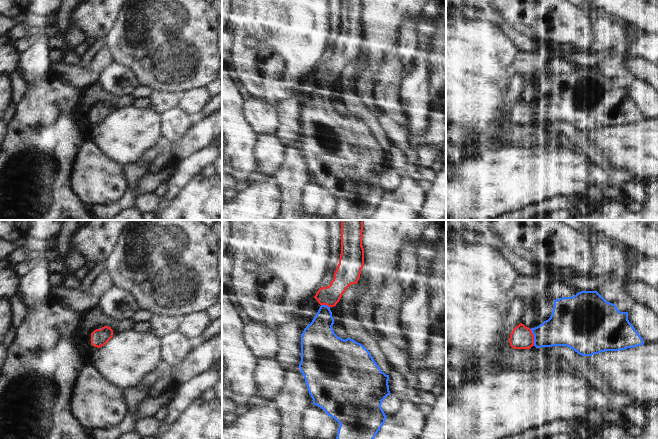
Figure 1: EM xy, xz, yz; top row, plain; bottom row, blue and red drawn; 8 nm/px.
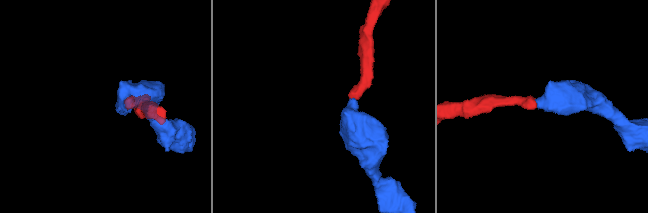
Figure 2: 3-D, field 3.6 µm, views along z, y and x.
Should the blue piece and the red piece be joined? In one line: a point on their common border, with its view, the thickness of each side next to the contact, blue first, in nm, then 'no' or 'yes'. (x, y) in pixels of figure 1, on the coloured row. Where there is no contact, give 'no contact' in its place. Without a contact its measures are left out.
meets blue in yz at (534, 337); 280 nm thick on the blue side, 180 nm on the other; yes

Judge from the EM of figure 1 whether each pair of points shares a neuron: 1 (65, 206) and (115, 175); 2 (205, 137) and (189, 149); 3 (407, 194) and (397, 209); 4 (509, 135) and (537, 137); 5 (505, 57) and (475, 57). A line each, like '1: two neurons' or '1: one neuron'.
1: two neurons
2: one neuron
3: one neuron
4: one neuron
5: one neuron

